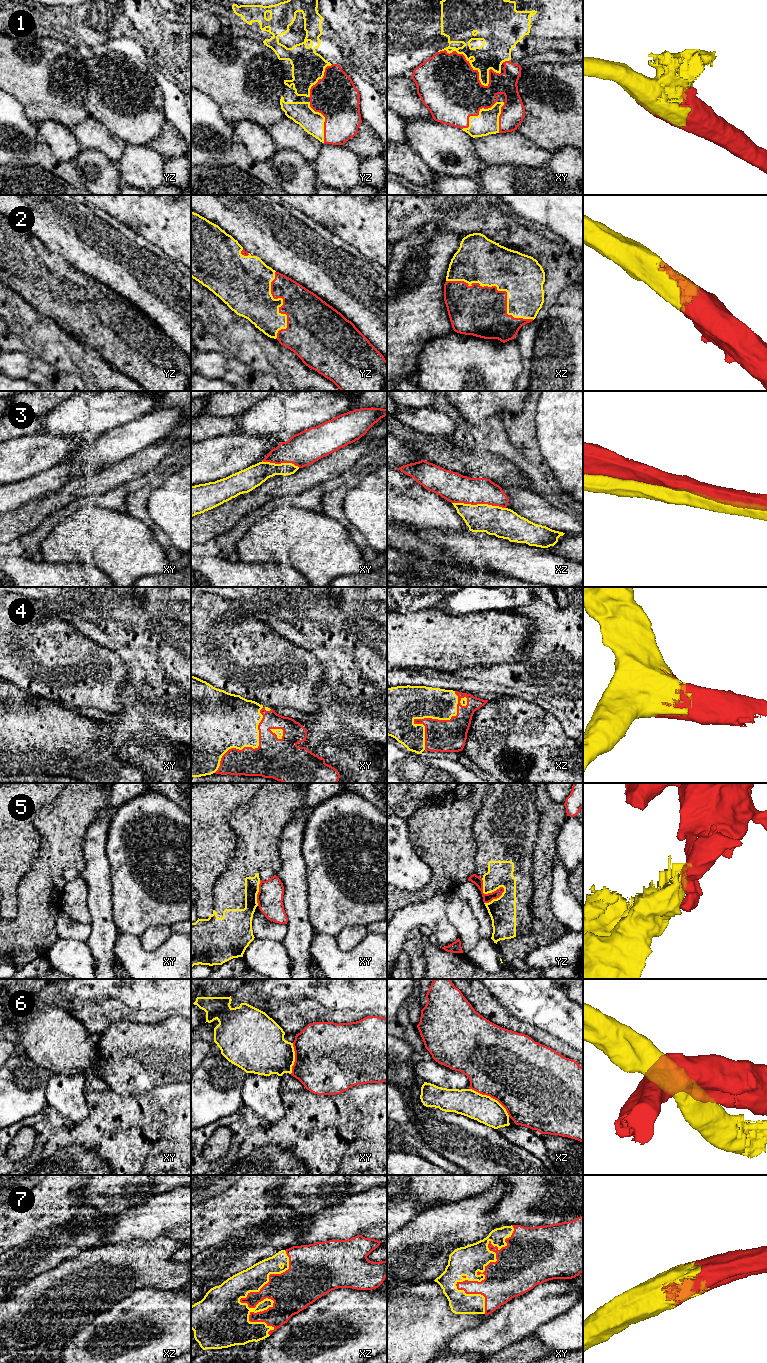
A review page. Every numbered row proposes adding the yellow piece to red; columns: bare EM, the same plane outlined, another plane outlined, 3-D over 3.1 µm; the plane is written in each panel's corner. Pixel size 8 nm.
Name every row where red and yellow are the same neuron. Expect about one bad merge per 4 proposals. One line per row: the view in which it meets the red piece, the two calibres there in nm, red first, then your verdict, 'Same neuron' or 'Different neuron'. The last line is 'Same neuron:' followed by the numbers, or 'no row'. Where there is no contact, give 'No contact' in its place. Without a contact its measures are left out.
1: Touches red in xy. Thickness 460 nm (red) against 240 nm. Same neuron
2: Touches red in xz. Thickness 400 nm (red) against 360 nm. Same neuron
3: Touches red in xz. Thickness 240 nm (red) against 240 nm. Different neuron
4: Touches red in xz. Thickness 260 nm (red) against 320 nm. Same neuron
5: Touches red in yz. Thickness 70 nm (red) against 220 nm. Different neuron
6: Touches red in xz. Thickness 500 nm (red) against 220 nm. Different neuron
7: Touches red in xy. Thickness 360 nm (red) against 240 nm. Same neuron
Same neuron: 1, 2, 4, 7

